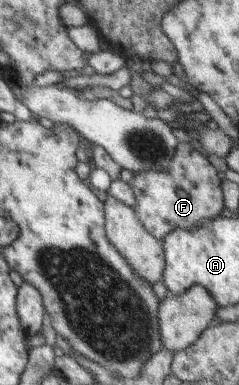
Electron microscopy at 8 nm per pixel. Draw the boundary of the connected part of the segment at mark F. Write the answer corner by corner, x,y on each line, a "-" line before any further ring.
179,142
175,156
165,170
147,170
131,178
128,185
135,196
132,208
135,208
135,216
139,216
139,222
151,236
163,240
175,228
191,230
221,214
221,182
217,178
217,170
207,160
211,160
207,152
199,152
199,148

